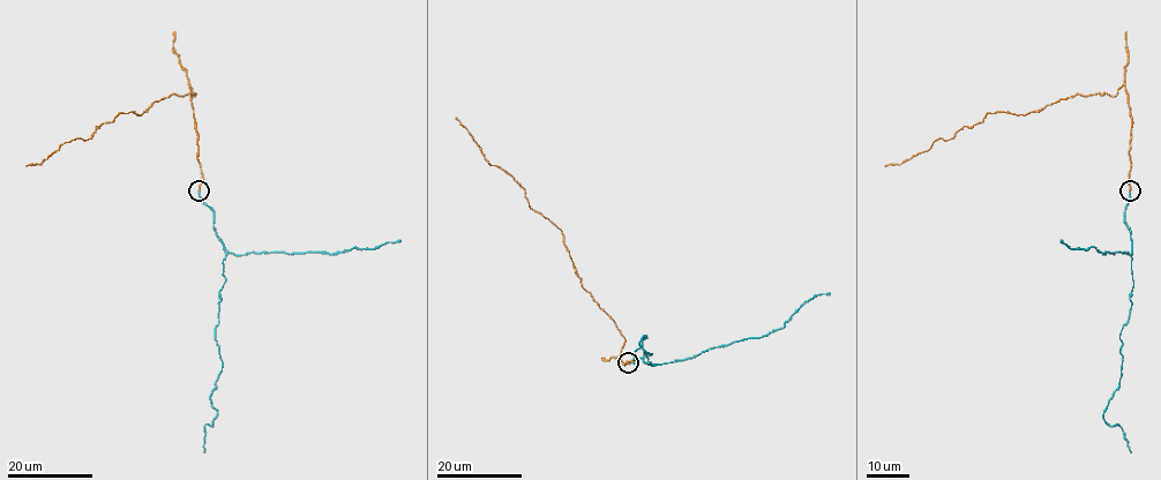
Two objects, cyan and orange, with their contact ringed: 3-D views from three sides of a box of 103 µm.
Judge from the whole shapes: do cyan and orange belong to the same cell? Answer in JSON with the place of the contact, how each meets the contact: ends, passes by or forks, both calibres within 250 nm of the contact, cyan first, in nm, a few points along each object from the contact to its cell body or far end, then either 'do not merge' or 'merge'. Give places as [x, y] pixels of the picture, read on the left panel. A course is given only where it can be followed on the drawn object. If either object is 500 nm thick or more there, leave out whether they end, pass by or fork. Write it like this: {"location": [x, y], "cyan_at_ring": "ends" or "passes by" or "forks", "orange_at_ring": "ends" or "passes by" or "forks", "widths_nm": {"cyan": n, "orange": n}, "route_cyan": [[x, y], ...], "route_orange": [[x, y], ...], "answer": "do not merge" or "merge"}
{"location": [199, 190], "cyan_at_ring": "ends", "orange_at_ring": "ends", "widths_nm": {"cyan": 280, "orange": 280}, "route_cyan": [[199, 190], [226, 254], [216, 327], [222, 369], [210, 399], [217, 412], [204, 426], [203, 452]], "route_orange": [[199, 190], [189, 85], [194, 96], [171, 94], [141, 115], [120, 113], [87, 140], [65, 142], [27, 166]], "answer": "merge"}

